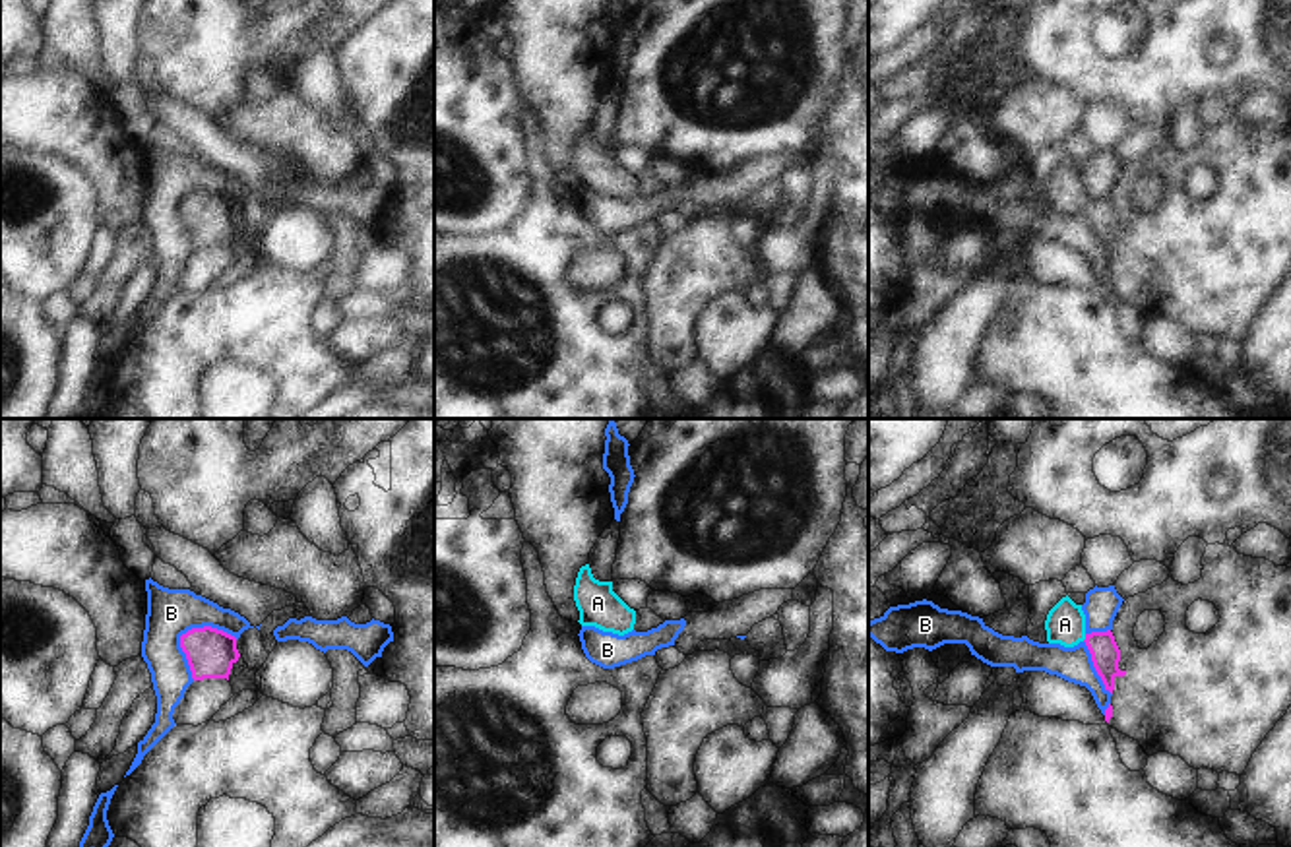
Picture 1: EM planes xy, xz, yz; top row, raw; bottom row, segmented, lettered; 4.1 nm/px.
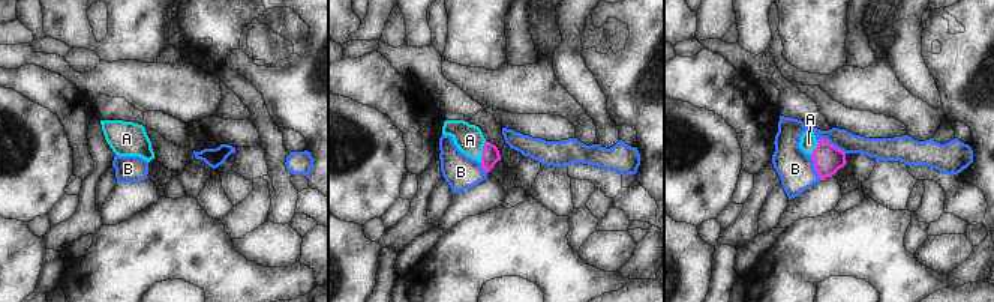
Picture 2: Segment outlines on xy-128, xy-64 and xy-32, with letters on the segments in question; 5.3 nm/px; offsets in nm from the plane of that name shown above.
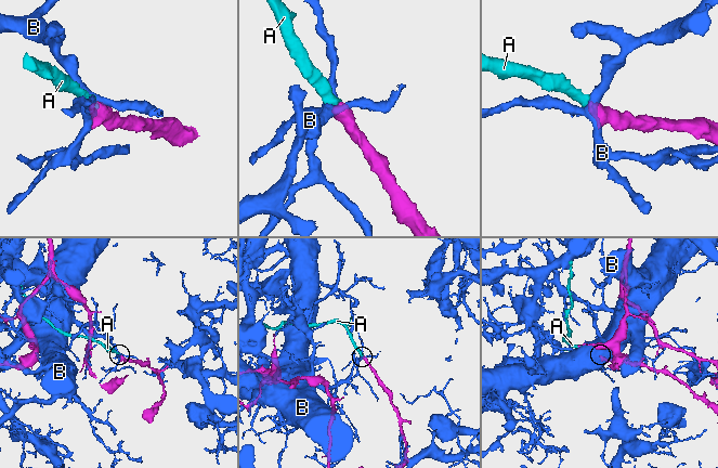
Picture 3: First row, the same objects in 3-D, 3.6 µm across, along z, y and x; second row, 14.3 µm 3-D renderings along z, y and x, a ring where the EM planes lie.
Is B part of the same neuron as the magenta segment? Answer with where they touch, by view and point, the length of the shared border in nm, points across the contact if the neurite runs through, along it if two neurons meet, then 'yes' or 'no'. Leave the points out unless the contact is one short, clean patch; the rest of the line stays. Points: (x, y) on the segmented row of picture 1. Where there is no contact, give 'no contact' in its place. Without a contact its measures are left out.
meets magenta in xy at (188, 630); contact 260 nm long; no

